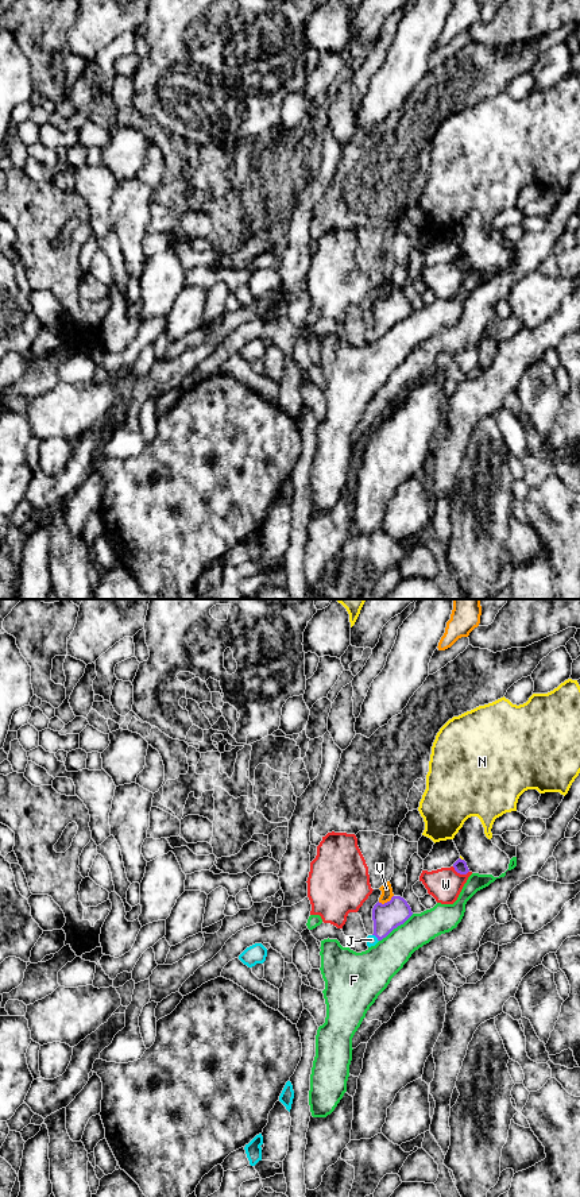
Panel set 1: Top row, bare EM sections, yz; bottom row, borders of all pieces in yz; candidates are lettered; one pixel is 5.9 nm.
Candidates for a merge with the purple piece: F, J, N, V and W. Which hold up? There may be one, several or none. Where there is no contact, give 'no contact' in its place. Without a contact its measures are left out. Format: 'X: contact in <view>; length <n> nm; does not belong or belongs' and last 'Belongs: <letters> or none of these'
F: contact in yz; length 260 nm; does not belong
J: contact in yz; length 60 nm; belongs
N: contact in yz; length 30 nm; does not belong
V: contact in yz; length 100 nm; does not belong
W: contact in yz; length 110 nm; does not belong
Belongs: J

